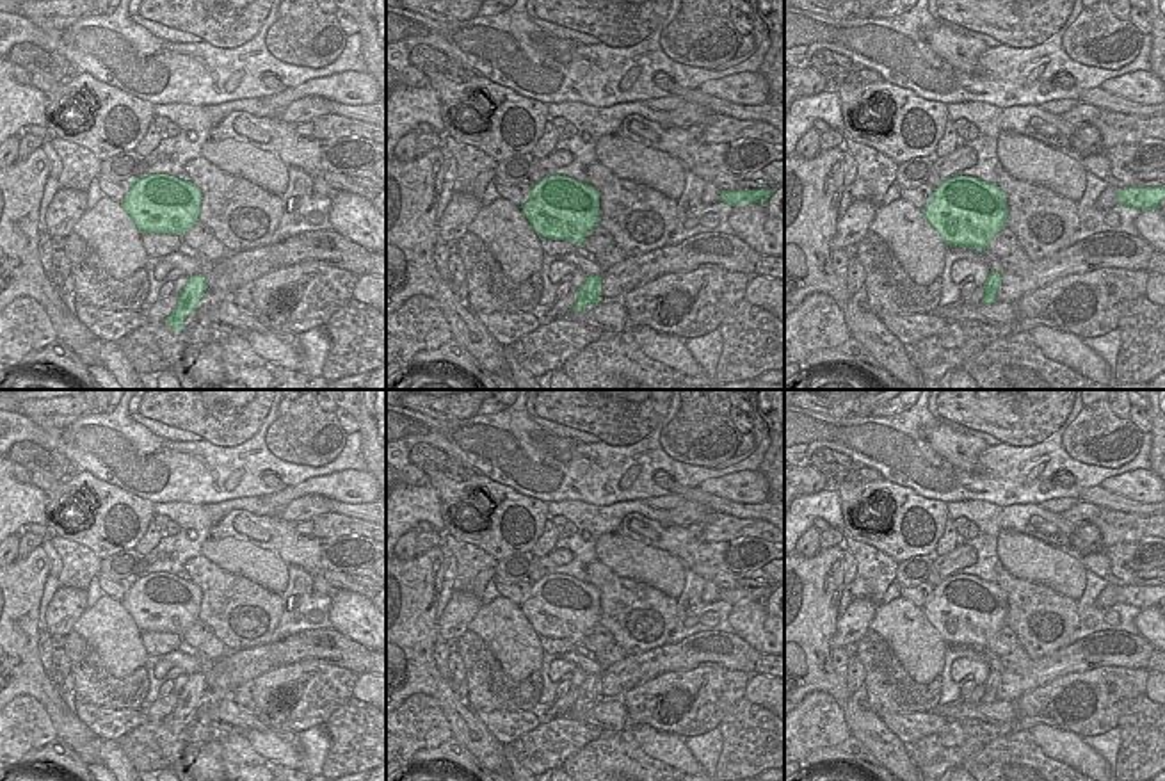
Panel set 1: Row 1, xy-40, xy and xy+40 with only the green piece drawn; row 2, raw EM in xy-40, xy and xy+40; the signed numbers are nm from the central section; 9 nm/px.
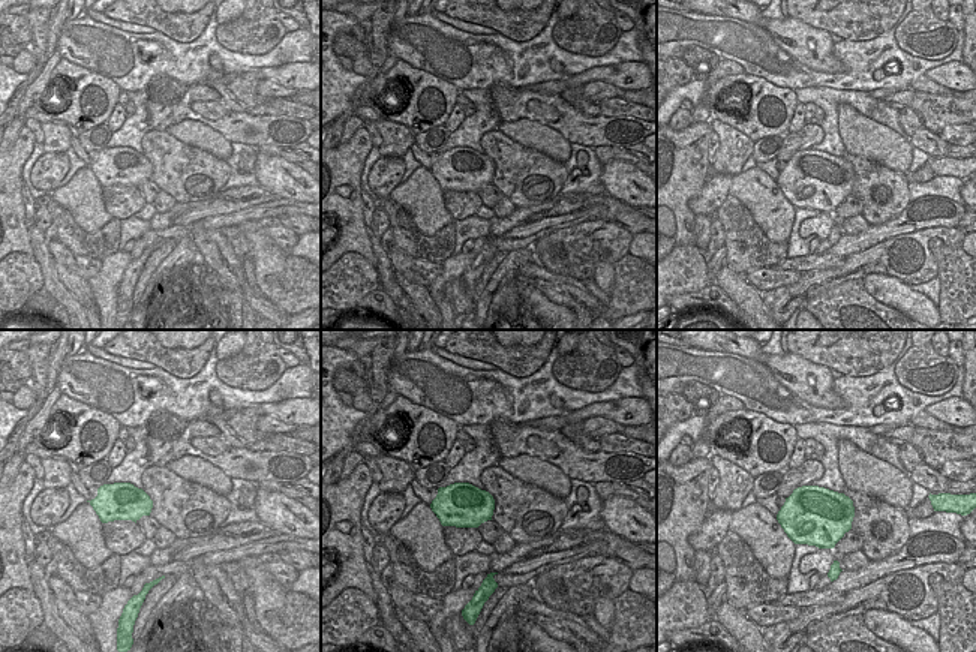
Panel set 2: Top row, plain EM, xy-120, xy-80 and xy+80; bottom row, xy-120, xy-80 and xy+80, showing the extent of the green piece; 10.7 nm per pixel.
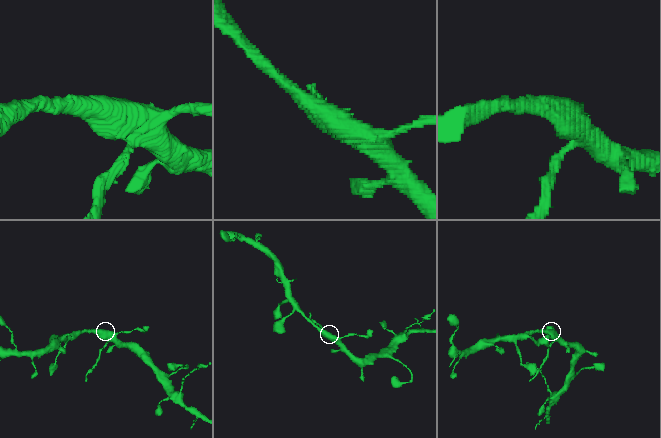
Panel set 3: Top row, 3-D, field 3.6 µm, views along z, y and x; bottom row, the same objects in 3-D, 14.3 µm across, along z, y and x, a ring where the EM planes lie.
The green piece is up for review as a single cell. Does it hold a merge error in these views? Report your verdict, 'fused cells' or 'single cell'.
fused cells

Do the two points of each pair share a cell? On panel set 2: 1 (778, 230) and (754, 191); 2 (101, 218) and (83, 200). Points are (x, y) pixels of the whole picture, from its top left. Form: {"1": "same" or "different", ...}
{"1": "same", "2": "same"}

